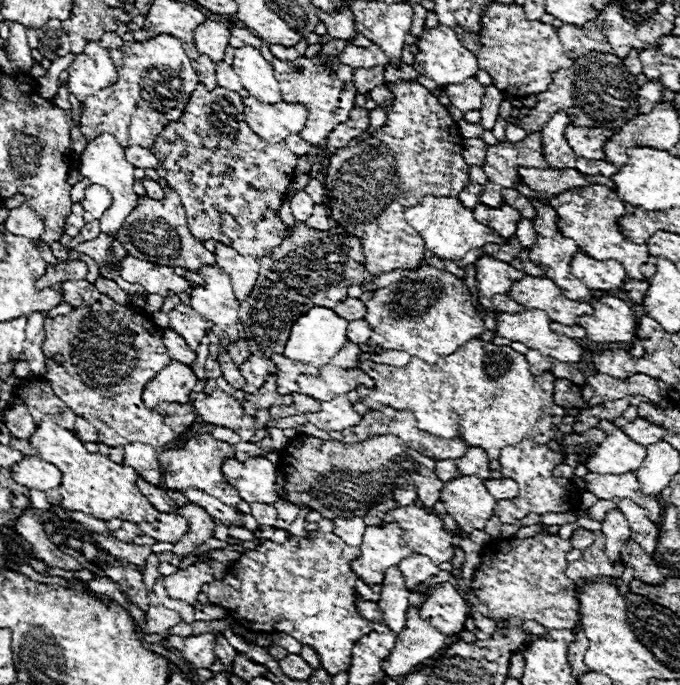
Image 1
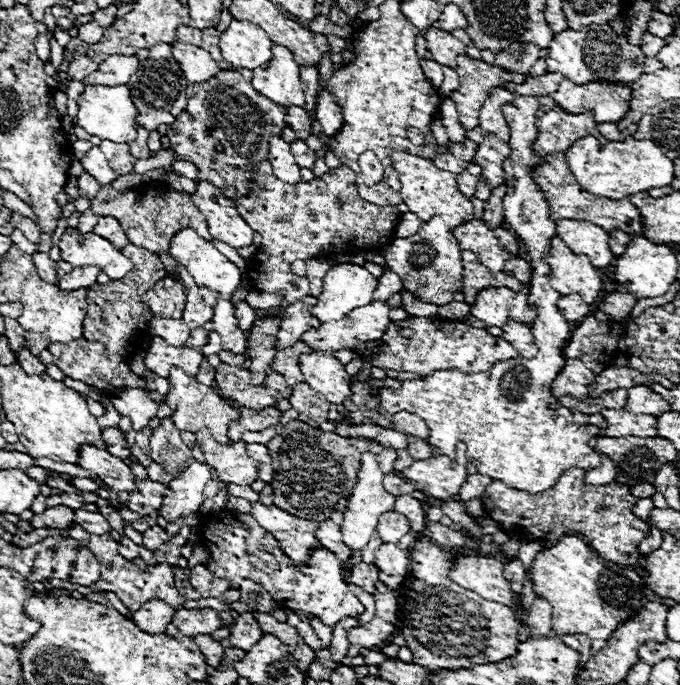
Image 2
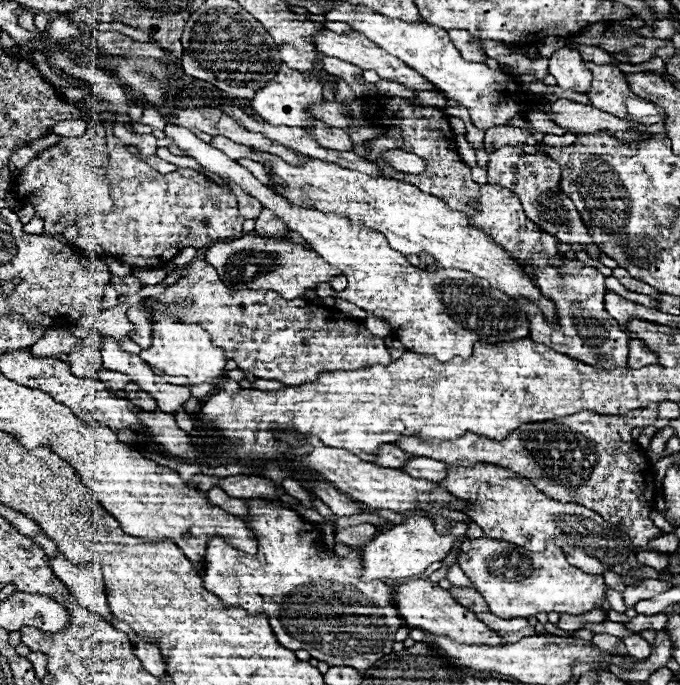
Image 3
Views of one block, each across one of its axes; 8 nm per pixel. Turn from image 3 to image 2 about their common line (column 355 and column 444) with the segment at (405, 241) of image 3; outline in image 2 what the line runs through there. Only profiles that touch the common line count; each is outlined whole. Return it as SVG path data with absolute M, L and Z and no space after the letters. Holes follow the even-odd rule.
M400 150L392 152L392 166L398 172L398 180L402 184L400 194L404 198L404 204L420 220L430 220L434 214L438 214L450 228L460 226L464 220L472 220L472 202L456 188L456 174L436 168L432 160Z

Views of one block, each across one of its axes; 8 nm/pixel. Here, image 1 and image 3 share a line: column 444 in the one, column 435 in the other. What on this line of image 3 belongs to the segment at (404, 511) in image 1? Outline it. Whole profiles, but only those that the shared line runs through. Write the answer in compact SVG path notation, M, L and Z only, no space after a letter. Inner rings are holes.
M410 516L404 524L392 526L388 532L378 534L372 542L368 542L362 550L362 576L360 580L404 580L420 576L430 564L440 562L450 548L454 546L456 538L462 538L466 532L466 524L454 522L448 534L440 536L432 522L424 516Z

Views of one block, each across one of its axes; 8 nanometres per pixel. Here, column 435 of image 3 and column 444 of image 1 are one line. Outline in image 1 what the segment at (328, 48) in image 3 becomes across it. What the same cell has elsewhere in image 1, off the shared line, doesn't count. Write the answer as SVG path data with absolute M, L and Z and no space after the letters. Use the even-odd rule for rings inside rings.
M468 78L468 80L464 80L464 84L444 86L444 92L448 94L452 106L460 108L462 112L480 110L480 108L482 108L484 86L482 86L476 78Z

